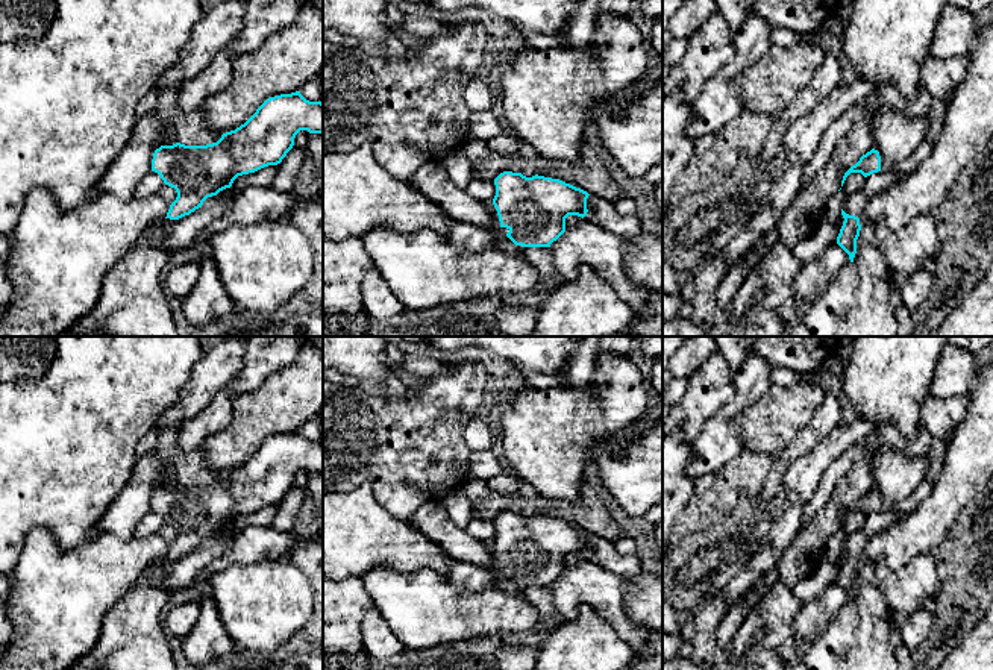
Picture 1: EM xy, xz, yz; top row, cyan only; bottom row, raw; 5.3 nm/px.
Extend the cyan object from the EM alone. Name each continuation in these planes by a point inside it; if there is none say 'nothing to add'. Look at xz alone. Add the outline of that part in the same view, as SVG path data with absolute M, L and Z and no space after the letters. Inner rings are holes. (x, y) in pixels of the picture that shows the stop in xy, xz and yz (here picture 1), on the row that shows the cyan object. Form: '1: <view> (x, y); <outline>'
1: xz (501, 234); M499 227L499 229L496 230L494 238L490 241L490 244L499 246L500 241L509 240L509 238L506 236L508 232L509 232L509 229L506 229L506 227Z

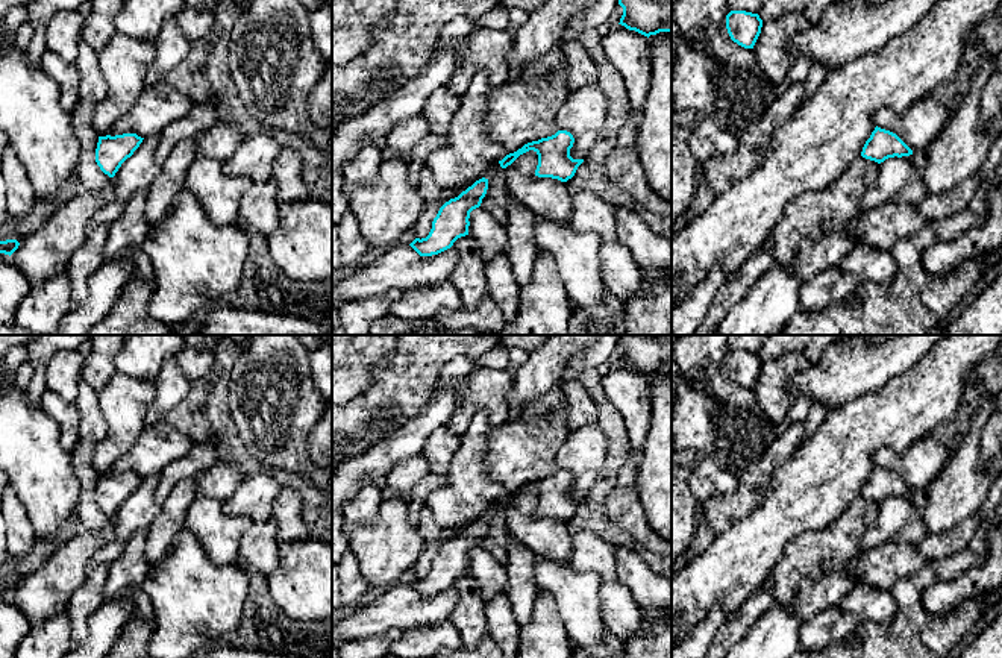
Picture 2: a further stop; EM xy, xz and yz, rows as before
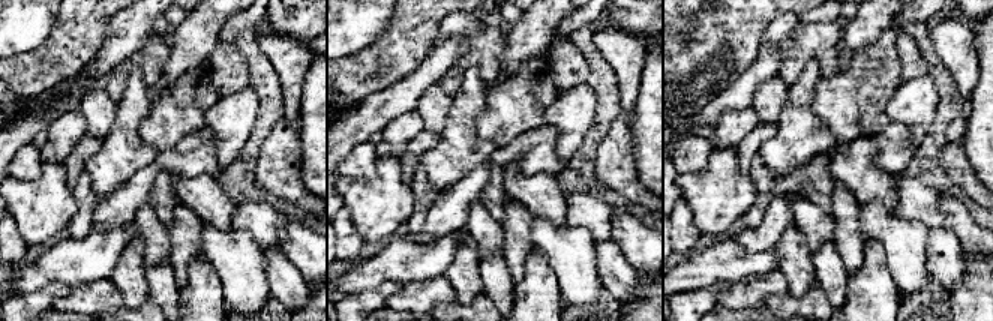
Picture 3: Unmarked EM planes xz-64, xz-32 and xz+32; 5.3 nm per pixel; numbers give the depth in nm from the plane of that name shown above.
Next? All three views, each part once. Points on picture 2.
nothing to add

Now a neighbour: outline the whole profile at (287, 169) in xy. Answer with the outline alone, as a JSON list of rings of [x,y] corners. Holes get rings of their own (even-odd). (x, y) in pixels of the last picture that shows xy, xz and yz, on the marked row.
[[[282,149],[271,165],[271,179],[276,182],[277,206],[309,199],[299,152]]]

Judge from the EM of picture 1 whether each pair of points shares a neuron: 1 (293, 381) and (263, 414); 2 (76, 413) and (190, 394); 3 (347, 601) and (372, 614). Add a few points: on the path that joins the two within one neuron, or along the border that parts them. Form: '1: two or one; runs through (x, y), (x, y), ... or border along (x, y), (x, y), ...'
1: one; runs through (288, 388), (270, 407)
2: two; border along (196, 364), (179, 397), (161, 414), (156, 423)
3: two; border along (373, 605), (361, 622), (363, 646)

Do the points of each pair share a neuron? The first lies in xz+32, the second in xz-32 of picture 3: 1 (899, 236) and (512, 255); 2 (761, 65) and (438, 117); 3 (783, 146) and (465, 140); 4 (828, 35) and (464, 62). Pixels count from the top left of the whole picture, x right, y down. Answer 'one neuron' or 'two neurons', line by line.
1: two neurons
2: two neurons
3: one neuron
4: one neuron

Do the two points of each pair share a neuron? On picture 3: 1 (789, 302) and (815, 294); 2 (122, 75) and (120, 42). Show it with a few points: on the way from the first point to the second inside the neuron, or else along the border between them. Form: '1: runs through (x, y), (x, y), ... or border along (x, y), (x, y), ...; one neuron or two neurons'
1: runs through (795, 302), (809, 300); one neuron
2: border along (147, 38), (138, 50), (120, 60), (105, 75); two neurons

